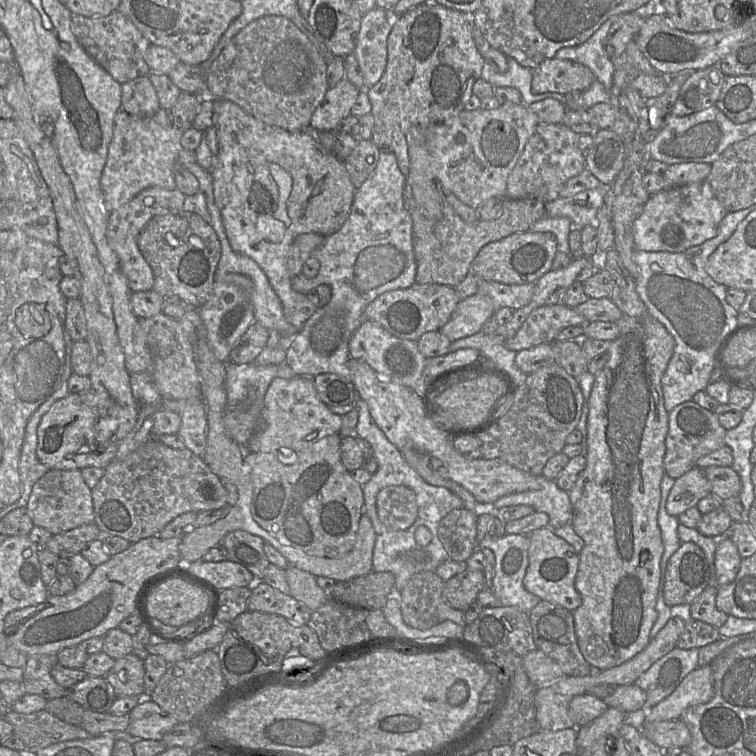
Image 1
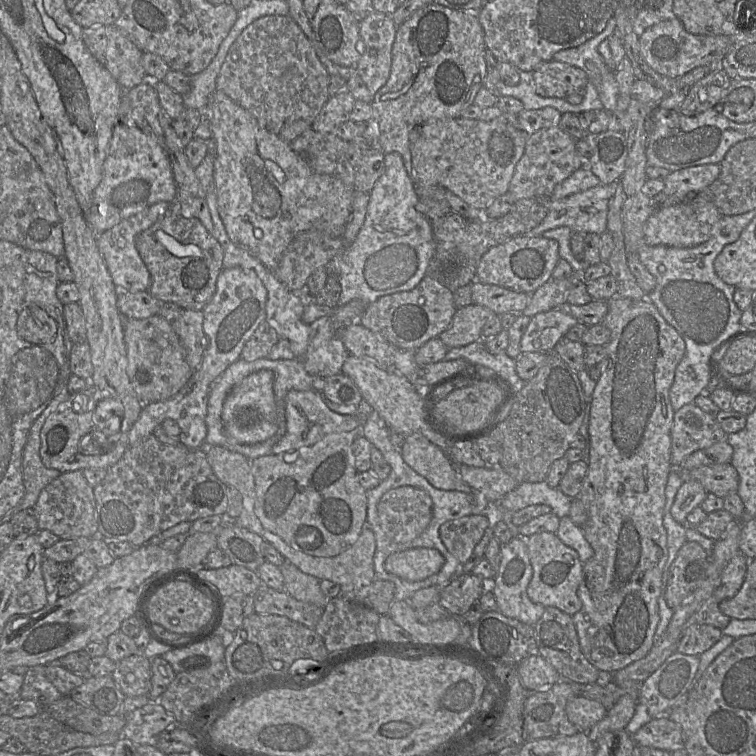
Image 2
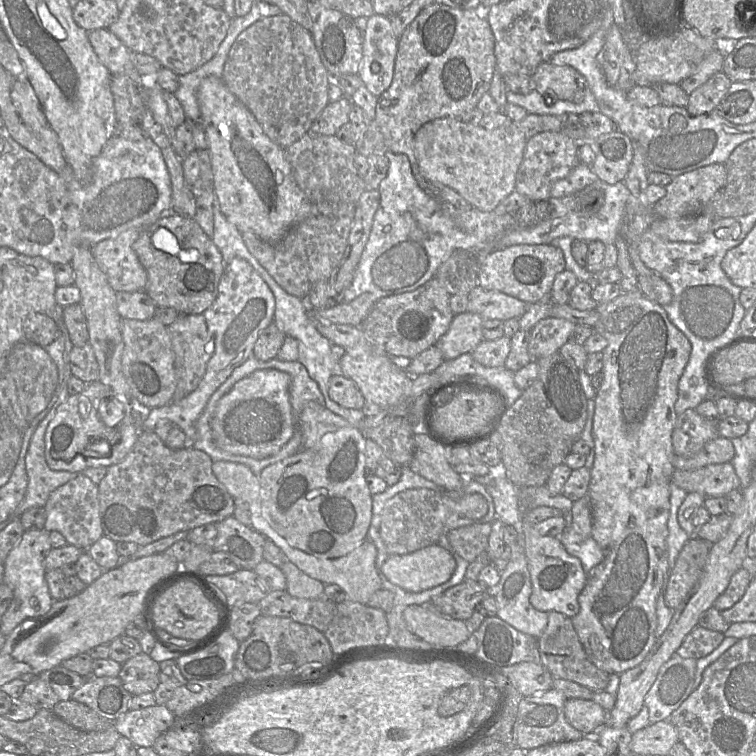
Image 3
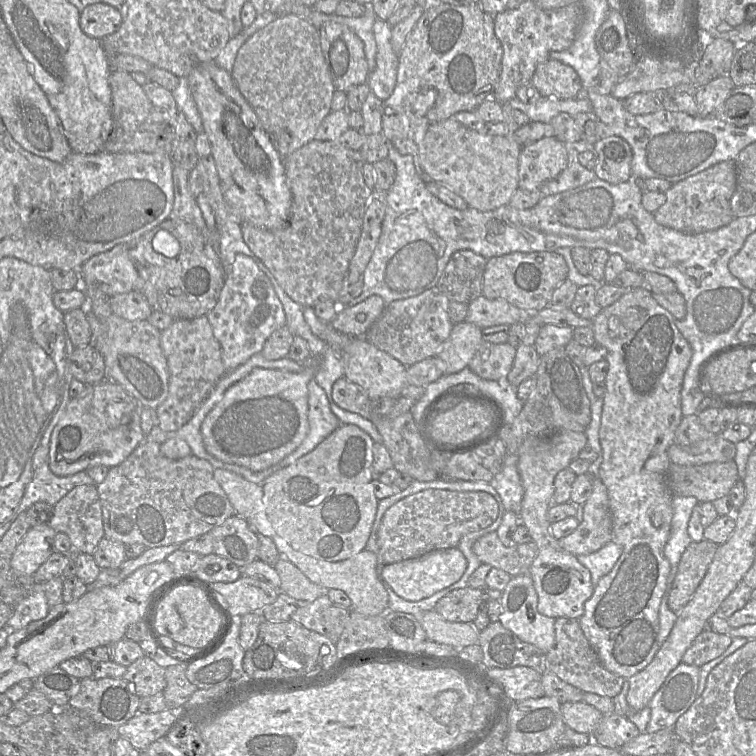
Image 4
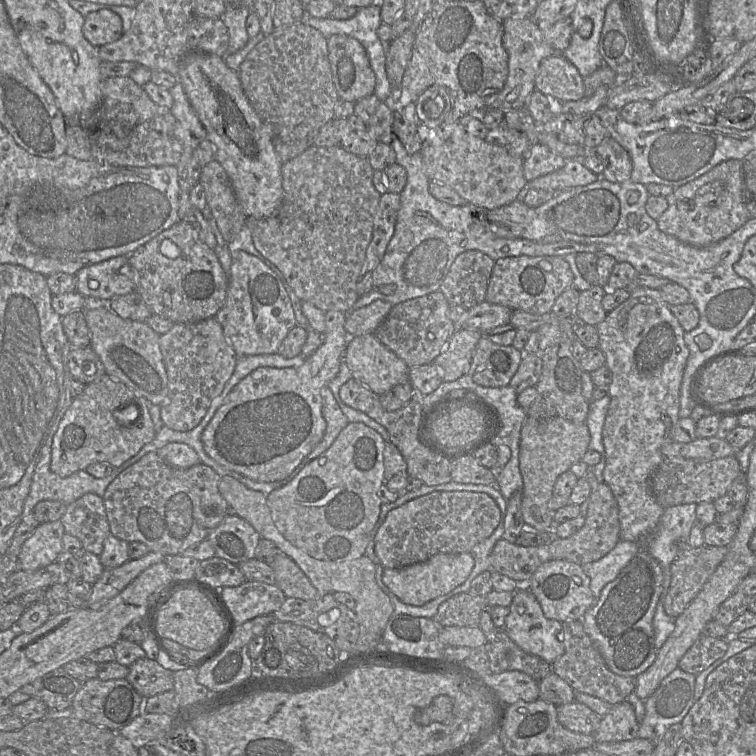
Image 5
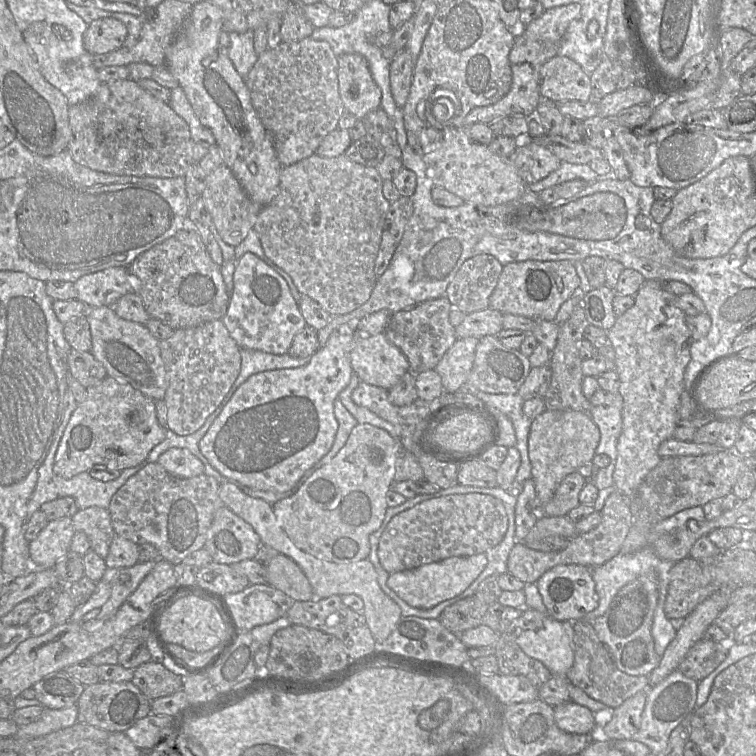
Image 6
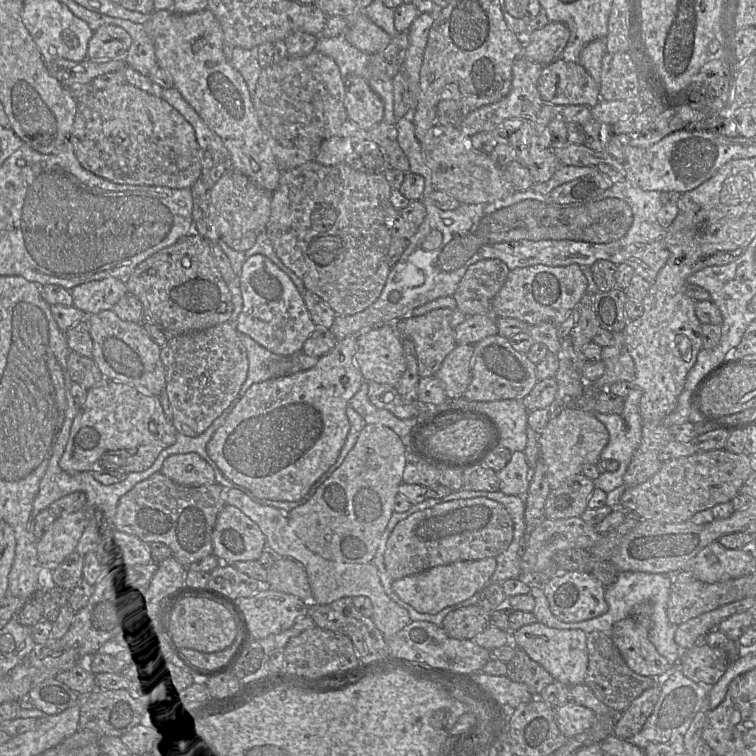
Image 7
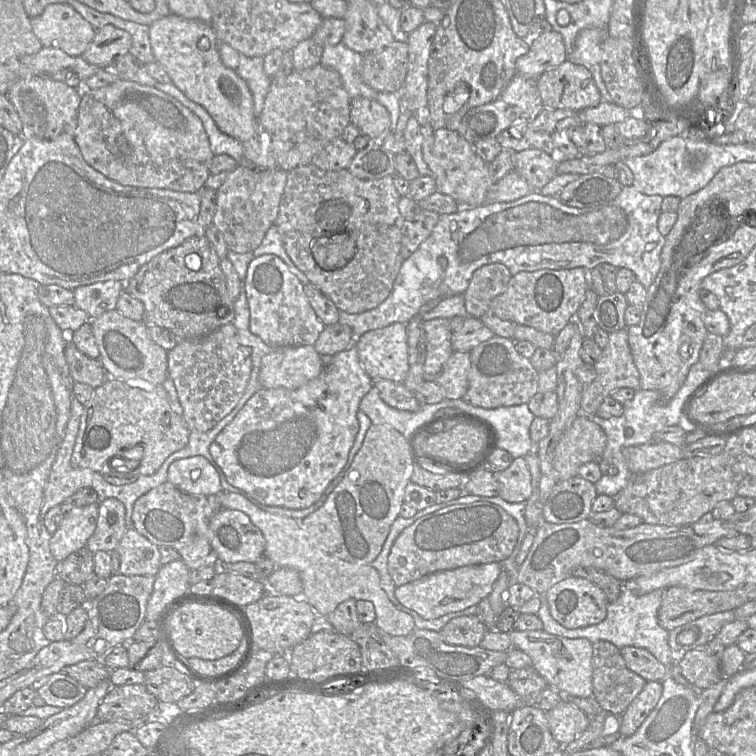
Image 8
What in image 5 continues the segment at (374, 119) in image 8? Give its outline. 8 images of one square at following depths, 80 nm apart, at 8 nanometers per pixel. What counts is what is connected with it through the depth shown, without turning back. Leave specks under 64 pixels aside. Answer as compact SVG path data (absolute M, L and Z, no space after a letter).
M334 34L327 38L332 80L339 99L356 103L374 95L376 78L366 50L353 37Z

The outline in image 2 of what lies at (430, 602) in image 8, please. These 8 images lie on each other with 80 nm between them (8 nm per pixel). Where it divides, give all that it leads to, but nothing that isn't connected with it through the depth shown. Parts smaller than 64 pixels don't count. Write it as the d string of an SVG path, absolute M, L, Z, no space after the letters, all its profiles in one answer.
M419 547L389 555L384 568L401 579L416 582L437 574L444 562L445 558L438 550Z

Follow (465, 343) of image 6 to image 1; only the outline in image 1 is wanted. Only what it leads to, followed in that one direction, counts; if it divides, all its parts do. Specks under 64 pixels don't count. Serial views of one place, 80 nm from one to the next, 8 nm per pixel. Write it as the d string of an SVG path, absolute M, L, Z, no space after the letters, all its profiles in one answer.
M477 292L460 300L449 321L439 331L454 342L481 331L484 323L495 312L492 300Z

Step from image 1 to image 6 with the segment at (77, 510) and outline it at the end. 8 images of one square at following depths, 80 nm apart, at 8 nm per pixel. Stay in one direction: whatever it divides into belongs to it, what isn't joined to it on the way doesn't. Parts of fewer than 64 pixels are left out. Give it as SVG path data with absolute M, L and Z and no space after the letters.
M97 506L87 507L79 509L71 519L75 531L85 533L91 549L105 559L116 535L109 510Z

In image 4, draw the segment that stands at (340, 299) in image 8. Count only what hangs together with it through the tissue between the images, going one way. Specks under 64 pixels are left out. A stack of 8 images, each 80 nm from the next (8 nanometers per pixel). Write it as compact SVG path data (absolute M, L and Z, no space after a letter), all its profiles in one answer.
M313 139L284 158L285 175L292 194L292 204L287 223L275 231L259 228L249 222L243 222L241 224L243 240L251 252L269 269L282 289L303 307L314 307L321 300L332 300L337 303L342 296L344 280L347 276L349 265L355 254L356 245L361 234L366 203L372 193L372 189L366 185L363 178L362 167L364 163L365 161L360 152L344 147L339 141L319 141Z

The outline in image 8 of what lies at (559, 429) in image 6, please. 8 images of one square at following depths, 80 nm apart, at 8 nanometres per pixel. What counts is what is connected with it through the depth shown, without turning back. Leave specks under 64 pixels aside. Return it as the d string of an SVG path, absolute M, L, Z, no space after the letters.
M579 414L559 439L553 456L558 481L578 476L579 468L602 455L607 444L603 429L588 416Z

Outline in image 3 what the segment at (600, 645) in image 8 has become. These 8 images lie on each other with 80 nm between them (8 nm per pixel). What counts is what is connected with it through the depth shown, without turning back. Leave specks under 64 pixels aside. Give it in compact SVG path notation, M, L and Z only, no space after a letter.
M548 612L547 626L538 637L537 642L542 664L554 678L573 681L593 691L605 691L607 689L609 674L590 661L579 640L571 618L560 612Z

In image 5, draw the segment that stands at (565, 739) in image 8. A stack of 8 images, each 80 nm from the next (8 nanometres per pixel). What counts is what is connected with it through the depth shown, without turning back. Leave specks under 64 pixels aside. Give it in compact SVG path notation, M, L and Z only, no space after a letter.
M577 701L558 705L557 716L565 728L582 734L594 734L601 720L595 711Z

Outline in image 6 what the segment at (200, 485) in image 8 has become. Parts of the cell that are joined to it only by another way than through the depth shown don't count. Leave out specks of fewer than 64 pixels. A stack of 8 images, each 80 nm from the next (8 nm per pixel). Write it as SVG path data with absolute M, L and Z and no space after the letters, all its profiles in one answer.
M170 448L160 455L158 463L170 474L190 478L205 473L203 462L186 448Z

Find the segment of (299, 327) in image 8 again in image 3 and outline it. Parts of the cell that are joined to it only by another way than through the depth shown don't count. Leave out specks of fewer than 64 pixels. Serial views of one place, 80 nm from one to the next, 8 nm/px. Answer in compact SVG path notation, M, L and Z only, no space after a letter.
M235 258L226 265L221 278L218 296L204 312L213 345L213 353L206 373L198 387L179 401L151 408L143 422L142 431L154 431L157 425L173 423L185 433L188 445L196 440L196 423L217 388L233 370L253 355L255 342L260 332L273 323L275 297L258 272L244 259Z

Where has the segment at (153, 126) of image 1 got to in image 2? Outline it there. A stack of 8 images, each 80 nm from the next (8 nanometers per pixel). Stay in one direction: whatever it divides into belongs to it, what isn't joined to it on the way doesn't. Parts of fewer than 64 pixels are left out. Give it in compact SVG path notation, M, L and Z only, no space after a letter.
M118 122L108 146L101 182L94 191L90 209L83 213L84 218L99 235L156 203L174 202L177 192L171 161L163 144L132 122Z

